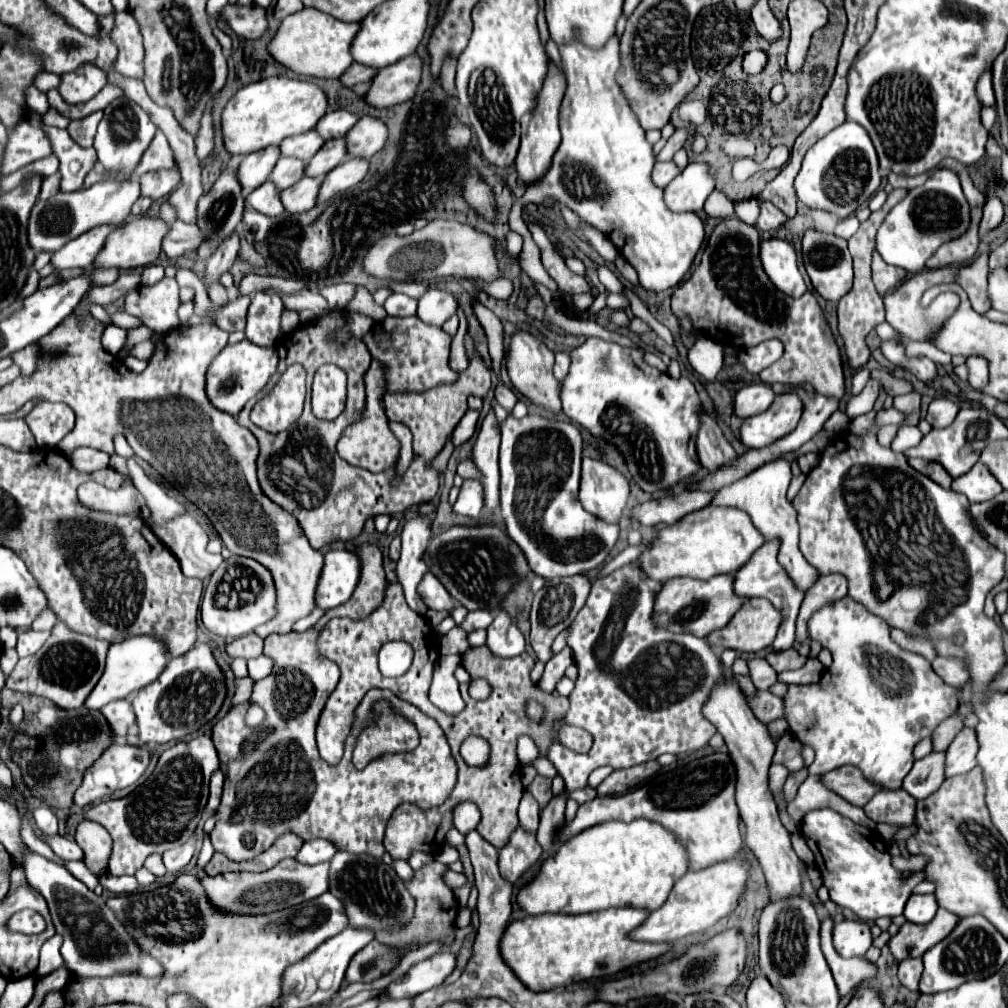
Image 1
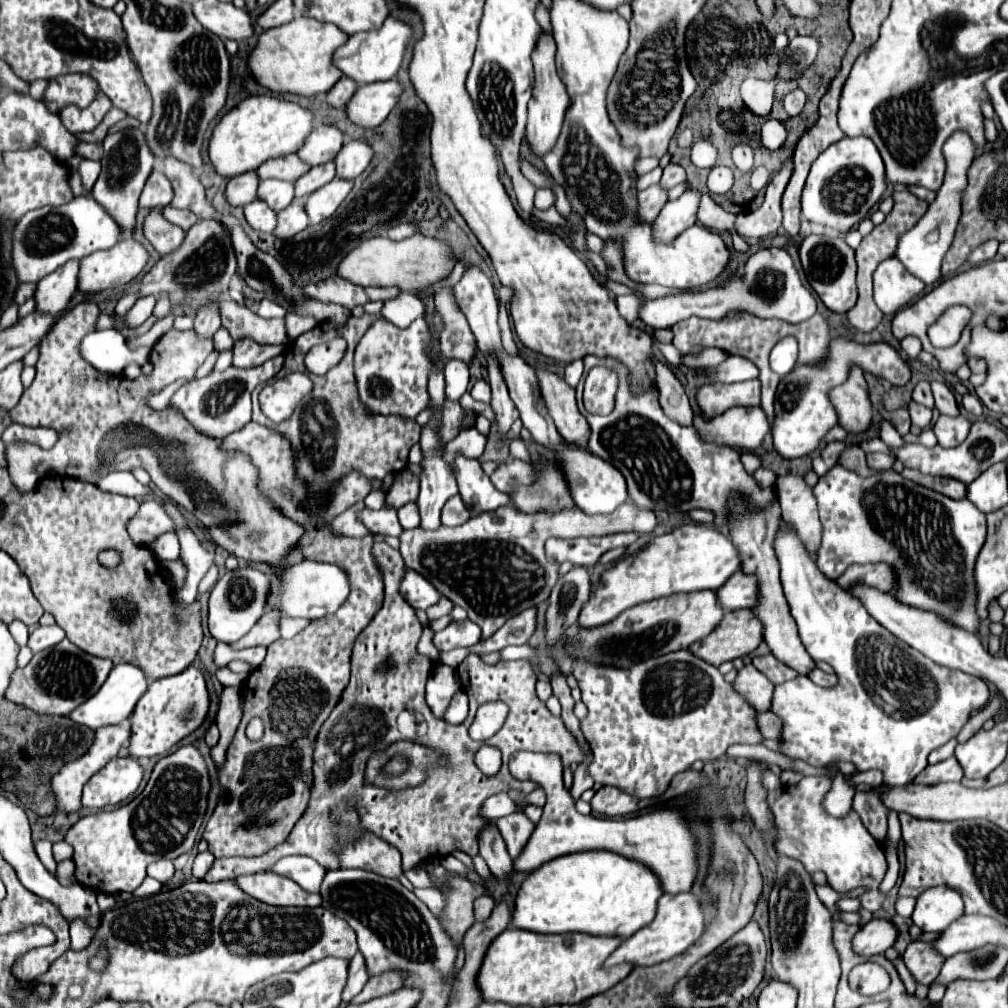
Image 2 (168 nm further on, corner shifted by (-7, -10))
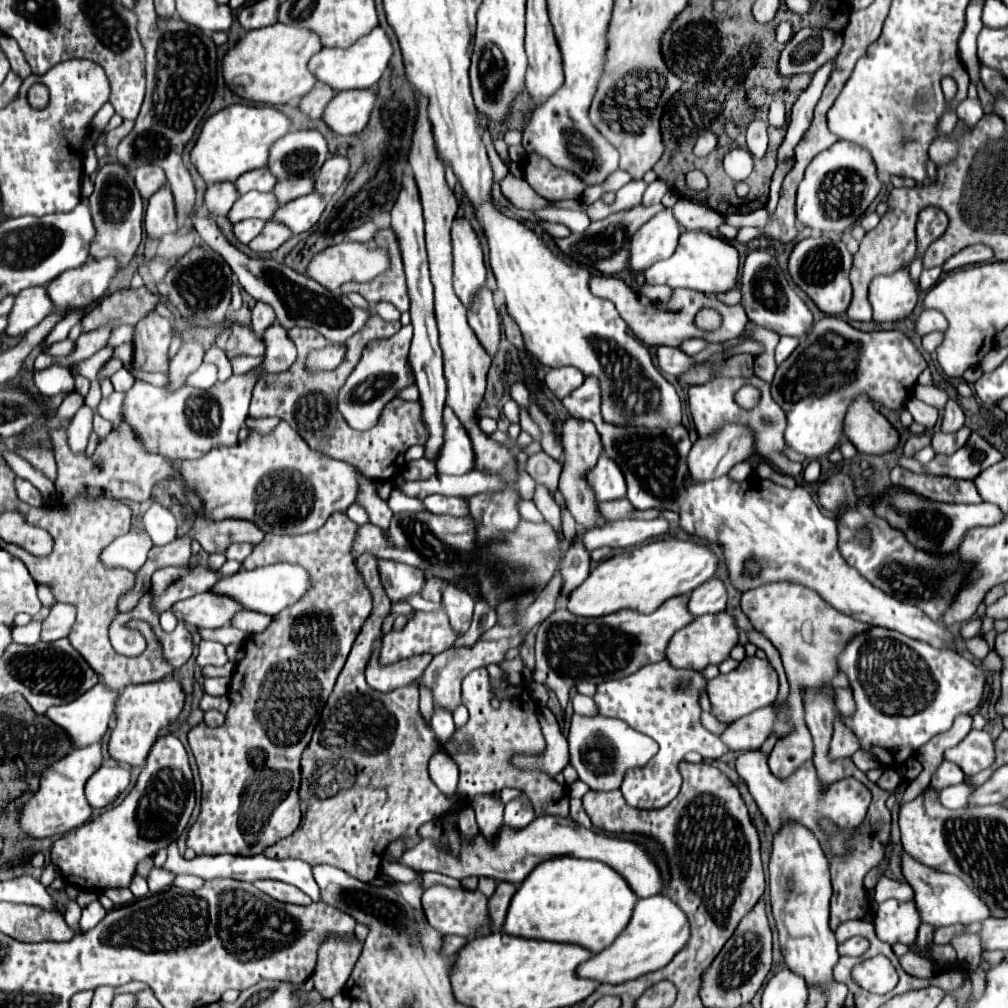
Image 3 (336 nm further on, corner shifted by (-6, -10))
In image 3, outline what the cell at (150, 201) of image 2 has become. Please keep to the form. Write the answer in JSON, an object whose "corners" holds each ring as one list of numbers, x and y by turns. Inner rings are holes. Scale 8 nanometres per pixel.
{"corners":[[146,164,146,166,140,166,136,170,136,188,140,190,142,198,150,198,162,184,166,184,166,176,162,172,162,168,158,168,156,164]]}

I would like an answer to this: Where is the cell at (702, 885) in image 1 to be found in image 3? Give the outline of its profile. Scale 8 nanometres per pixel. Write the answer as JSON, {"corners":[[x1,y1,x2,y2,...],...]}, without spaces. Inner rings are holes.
{"corners":[[650,896,636,902,634,914,628,926,620,932,620,936,602,952,594,954,590,960,578,966,578,976,596,980,600,984,624,984,628,980,636,980,648,972,654,972,668,964,672,956,676,956,690,936,690,924,686,914,664,896]]}

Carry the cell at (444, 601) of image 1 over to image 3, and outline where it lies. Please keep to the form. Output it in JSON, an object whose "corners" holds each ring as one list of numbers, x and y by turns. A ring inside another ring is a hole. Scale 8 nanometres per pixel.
{"corners":[[378,560,378,574,392,602,398,602,410,594,418,594,424,584,424,574,418,568,410,568,408,564,394,560]]}

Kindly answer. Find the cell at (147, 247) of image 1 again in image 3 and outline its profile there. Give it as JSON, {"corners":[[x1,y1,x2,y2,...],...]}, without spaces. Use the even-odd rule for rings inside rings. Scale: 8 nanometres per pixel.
{"corners":[[88,260,82,268,66,270,46,284,46,294,58,310,72,310,100,300,116,272,116,260]]}

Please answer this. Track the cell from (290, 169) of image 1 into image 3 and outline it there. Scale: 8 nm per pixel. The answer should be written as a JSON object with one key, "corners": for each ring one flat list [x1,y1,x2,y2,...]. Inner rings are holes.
{"corners":[[248,192,234,202,226,218,230,220,230,224,248,220,248,218,268,220,276,212,276,208,278,208,278,202,274,200,272,192]]}

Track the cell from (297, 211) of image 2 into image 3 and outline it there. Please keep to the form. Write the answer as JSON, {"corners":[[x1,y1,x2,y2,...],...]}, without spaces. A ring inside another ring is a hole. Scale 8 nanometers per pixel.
{"corners":[[268,222,264,226,264,230,248,246,250,246,250,250,254,250,258,254,270,254,276,248,280,248,290,236,292,236,292,232,286,230,286,228,282,228,282,224]]}

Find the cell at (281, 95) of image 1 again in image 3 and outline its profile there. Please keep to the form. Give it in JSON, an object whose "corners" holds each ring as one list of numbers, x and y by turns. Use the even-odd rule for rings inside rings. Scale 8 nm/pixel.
{"corners":[[232,104,216,112,202,124,200,136,194,148,190,150,190,162,206,184,226,182,226,180,234,182,244,172,264,168,270,144,282,138,288,130,290,130,290,120,282,112,270,106]]}

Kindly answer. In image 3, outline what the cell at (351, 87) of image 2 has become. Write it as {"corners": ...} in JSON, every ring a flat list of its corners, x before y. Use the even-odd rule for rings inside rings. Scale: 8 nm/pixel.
{"corners":[[316,84,298,104,298,110,304,112,308,118,320,118,324,112,324,106,334,96,334,90,326,88,326,84]]}

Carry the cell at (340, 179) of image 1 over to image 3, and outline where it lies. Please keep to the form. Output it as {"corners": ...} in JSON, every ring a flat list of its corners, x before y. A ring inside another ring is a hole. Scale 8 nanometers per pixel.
{"corners":[[312,192,312,194,300,196,294,202,284,204,282,208,278,208,274,212,274,216,270,220,284,224,286,228,292,230,292,234,302,234,318,222,324,208,326,208,326,200]]}

